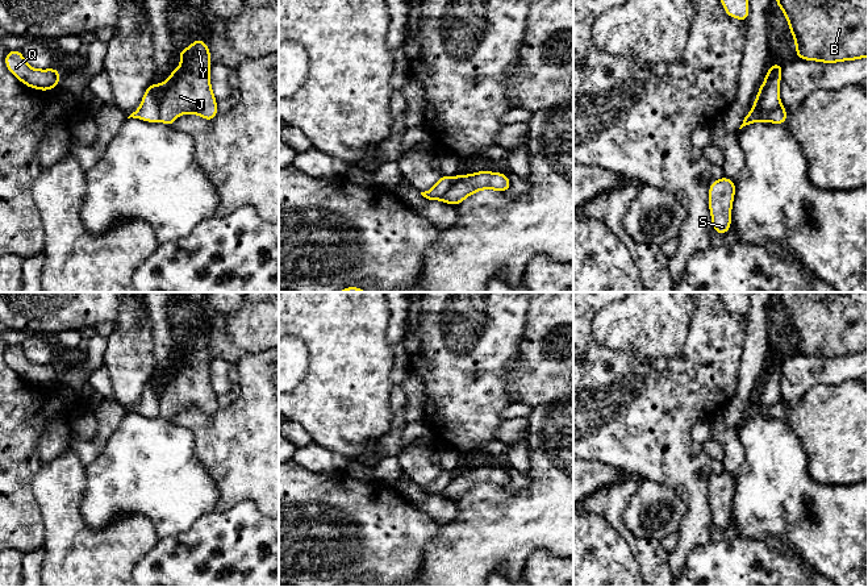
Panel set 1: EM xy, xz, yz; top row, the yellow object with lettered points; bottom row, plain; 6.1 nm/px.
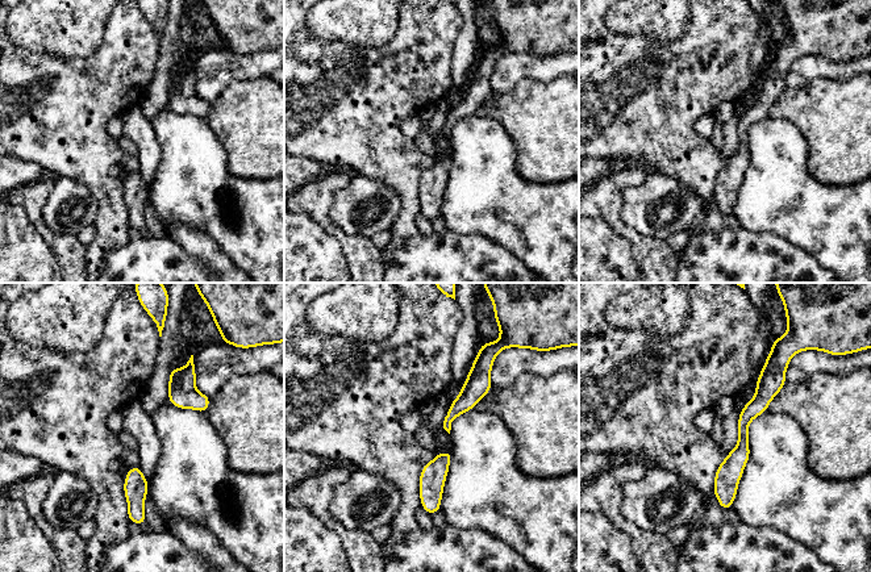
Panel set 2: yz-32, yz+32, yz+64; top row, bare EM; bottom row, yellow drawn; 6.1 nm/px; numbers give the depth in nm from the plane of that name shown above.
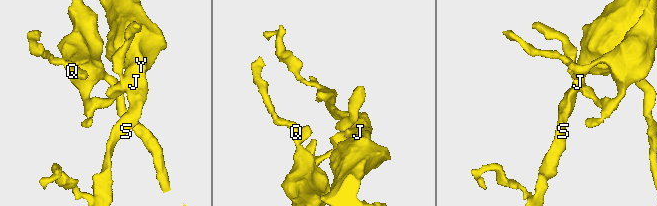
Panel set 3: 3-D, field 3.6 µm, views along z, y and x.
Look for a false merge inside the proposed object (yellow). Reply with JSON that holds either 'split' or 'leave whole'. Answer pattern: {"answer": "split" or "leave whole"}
{"answer": "split"}

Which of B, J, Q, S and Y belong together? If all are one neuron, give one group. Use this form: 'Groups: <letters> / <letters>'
Groups: B J S Y / Q

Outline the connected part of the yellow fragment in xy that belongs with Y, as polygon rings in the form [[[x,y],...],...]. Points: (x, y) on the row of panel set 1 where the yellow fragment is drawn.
[[[197,38],[176,55],[181,64],[157,88],[159,121],[174,126],[183,113],[196,113],[206,121],[214,120],[218,109],[210,86],[209,68],[213,59],[209,46]]]

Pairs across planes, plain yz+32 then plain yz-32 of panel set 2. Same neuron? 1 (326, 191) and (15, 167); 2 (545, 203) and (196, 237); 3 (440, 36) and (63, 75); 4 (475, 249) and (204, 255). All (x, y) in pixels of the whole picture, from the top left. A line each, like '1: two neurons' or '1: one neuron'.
1: two neurons
2: two neurons
3: one neuron
4: two neurons

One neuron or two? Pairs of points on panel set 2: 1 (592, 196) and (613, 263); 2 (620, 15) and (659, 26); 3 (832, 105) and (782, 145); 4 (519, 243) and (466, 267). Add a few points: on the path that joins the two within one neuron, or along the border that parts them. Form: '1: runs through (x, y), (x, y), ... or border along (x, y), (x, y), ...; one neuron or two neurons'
1: border along (592, 216), (603, 218), (624, 237); two neurons
2: runs through (629, 17), (650, 17); one neuron
3: border along (771, 116), (797, 128), (807, 161); two neurons
4: border along (479, 233), (507, 247), (529, 268); two neurons

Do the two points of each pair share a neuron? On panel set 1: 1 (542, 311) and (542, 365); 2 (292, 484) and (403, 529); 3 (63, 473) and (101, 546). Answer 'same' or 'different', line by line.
1: same
2: same
3: same

